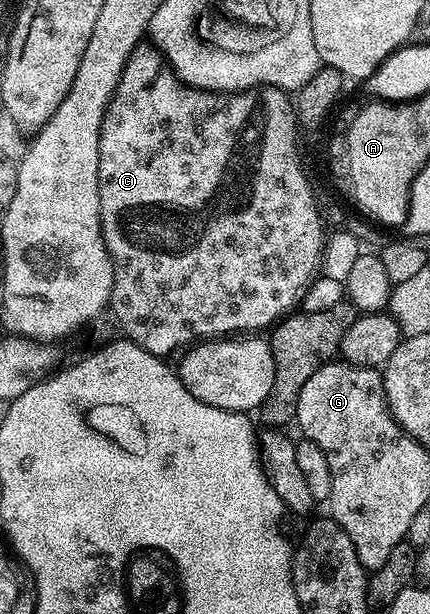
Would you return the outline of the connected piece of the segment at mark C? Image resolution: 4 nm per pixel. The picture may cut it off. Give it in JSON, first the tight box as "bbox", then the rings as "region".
{"bbox":[99,46,325,358],"region":[[[140,46],[131,55],[101,122],[99,217],[103,227],[103,241],[113,262],[110,315],[115,315],[115,320],[123,331],[120,333],[126,339],[141,346],[149,354],[167,358],[170,357],[170,352],[178,353],[196,338],[223,338],[228,334],[247,334],[250,333],[247,332],[250,328],[266,329],[288,315],[302,301],[308,284],[320,267],[325,231],[323,232],[321,216],[311,208],[303,177],[298,176],[293,166],[291,132],[295,114],[288,93],[278,88],[258,87],[226,96],[186,87],[171,74],[157,77],[151,84],[150,51],[152,52],[150,47]]]}

